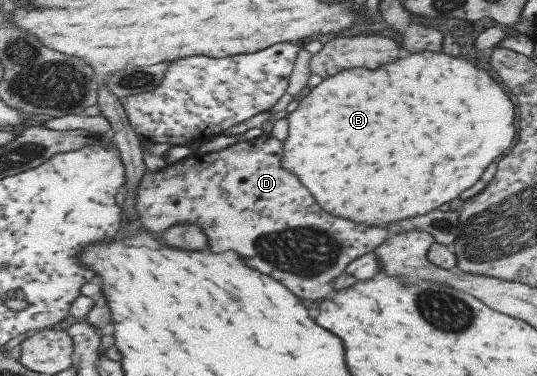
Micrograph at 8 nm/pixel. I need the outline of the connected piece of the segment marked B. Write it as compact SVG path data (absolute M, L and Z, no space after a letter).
M423 52L423 54L405 53L401 60L389 63L389 66L381 67L381 70L369 70L367 68L353 68L342 71L331 78L323 79L315 88L311 89L297 106L297 108L286 117L288 122L288 137L284 140L284 158L282 166L289 172L294 172L309 190L313 190L313 196L325 210L333 216L349 218L359 224L388 228L392 222L399 222L414 216L429 214L450 203L472 186L479 182L487 166L495 162L497 156L505 154L515 138L517 138L517 106L509 98L509 94L489 76L491 72L485 72L483 68L477 68L473 62L464 59L464 56L447 56L437 52Z

